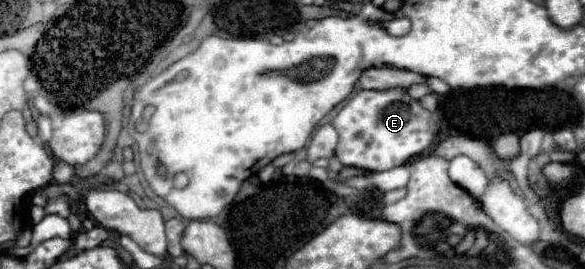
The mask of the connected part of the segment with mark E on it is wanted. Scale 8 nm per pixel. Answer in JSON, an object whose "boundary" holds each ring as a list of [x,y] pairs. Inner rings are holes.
{"boundary":[[[405,88],[359,90],[337,112],[333,126],[339,132],[339,144],[335,150],[339,162],[343,166],[355,166],[369,172],[391,170],[405,164],[409,158],[425,152],[437,136],[433,114],[413,100]]]}

